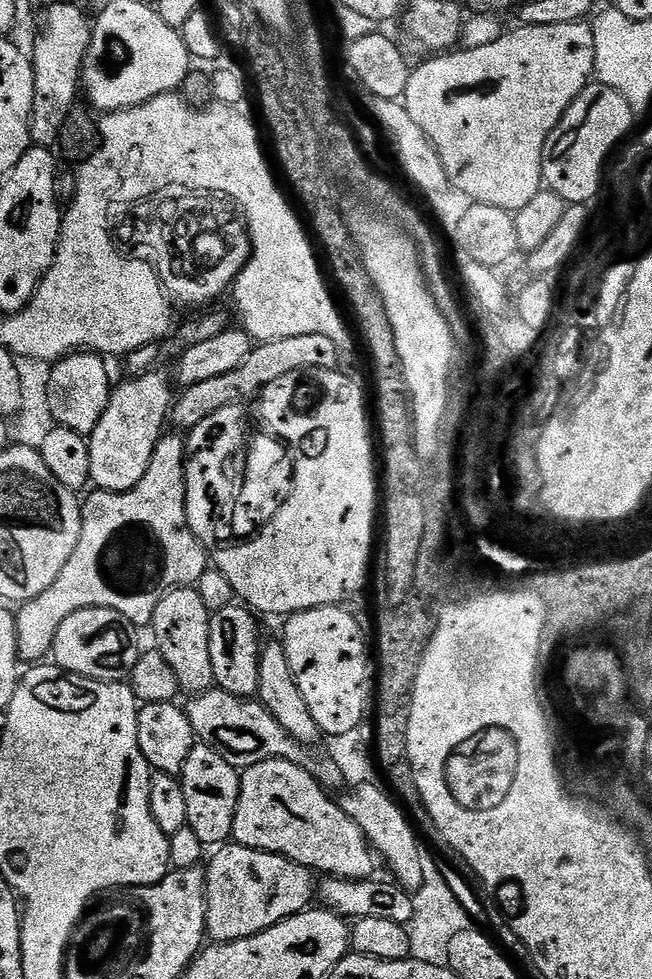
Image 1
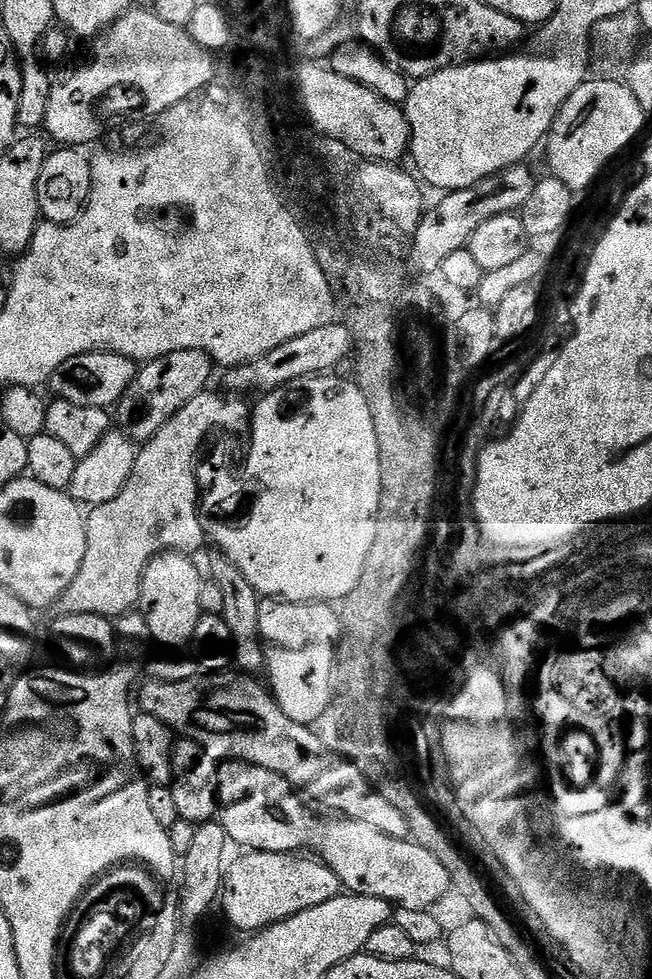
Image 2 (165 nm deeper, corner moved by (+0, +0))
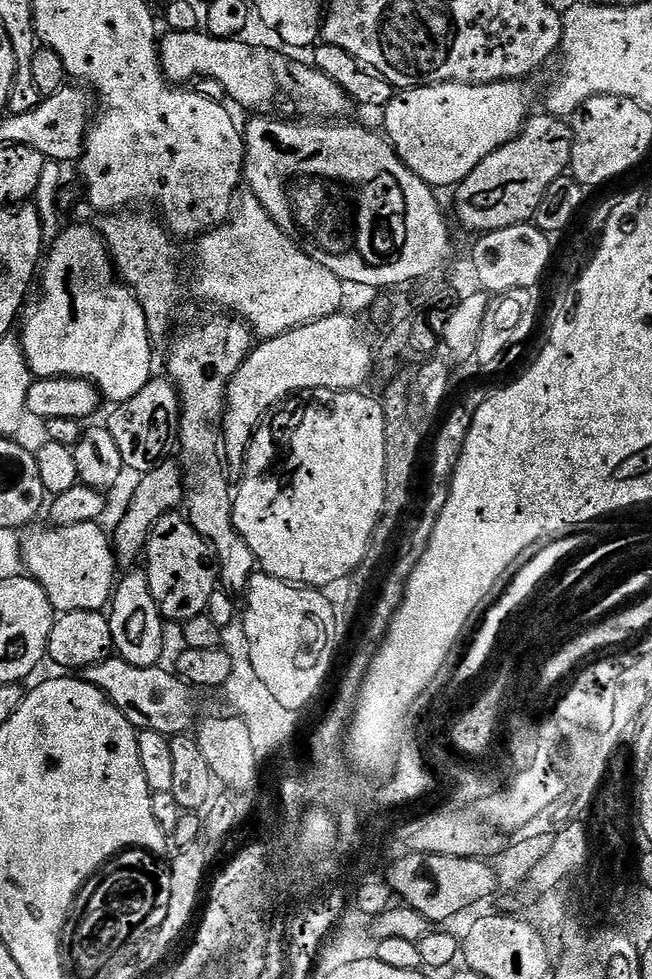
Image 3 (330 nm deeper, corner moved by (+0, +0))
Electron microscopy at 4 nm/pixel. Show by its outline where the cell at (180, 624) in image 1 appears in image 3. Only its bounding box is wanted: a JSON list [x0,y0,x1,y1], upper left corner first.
[146,511,218,622]

